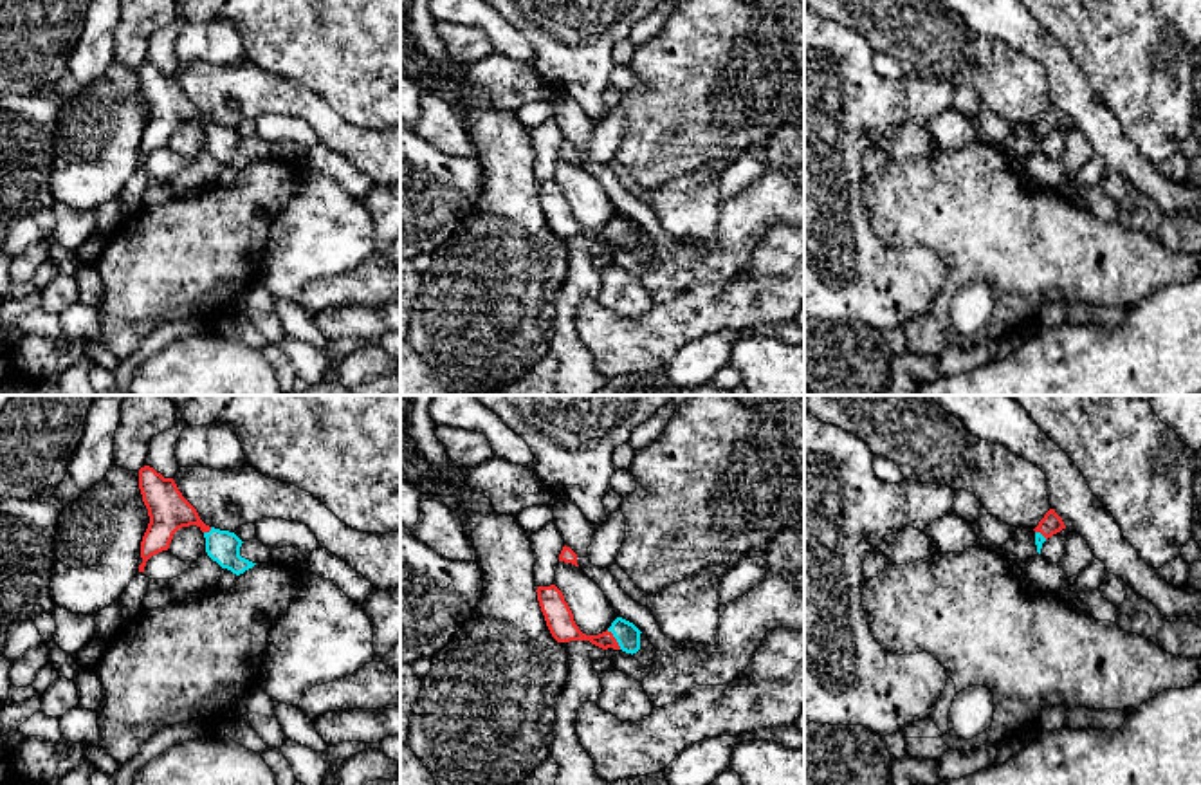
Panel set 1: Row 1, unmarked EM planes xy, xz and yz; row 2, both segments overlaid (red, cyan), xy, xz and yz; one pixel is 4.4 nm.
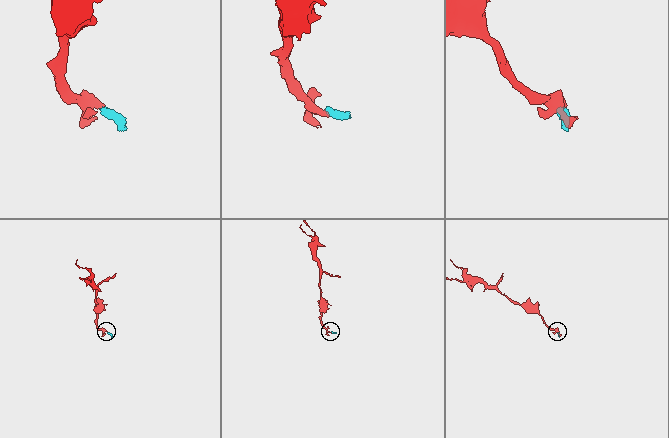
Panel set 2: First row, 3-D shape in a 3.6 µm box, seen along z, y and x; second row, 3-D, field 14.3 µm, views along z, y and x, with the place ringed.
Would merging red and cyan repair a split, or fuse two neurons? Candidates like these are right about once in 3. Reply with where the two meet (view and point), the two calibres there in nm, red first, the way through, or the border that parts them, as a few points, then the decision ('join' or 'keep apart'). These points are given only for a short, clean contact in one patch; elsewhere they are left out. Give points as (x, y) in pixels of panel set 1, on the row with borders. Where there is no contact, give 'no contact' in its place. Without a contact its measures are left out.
meets red in xz at (615, 639); 120 nm thick on the red side, 110 nm on the other; runs through xz (561, 625), (577, 636), (615, 639), (628, 636); join

